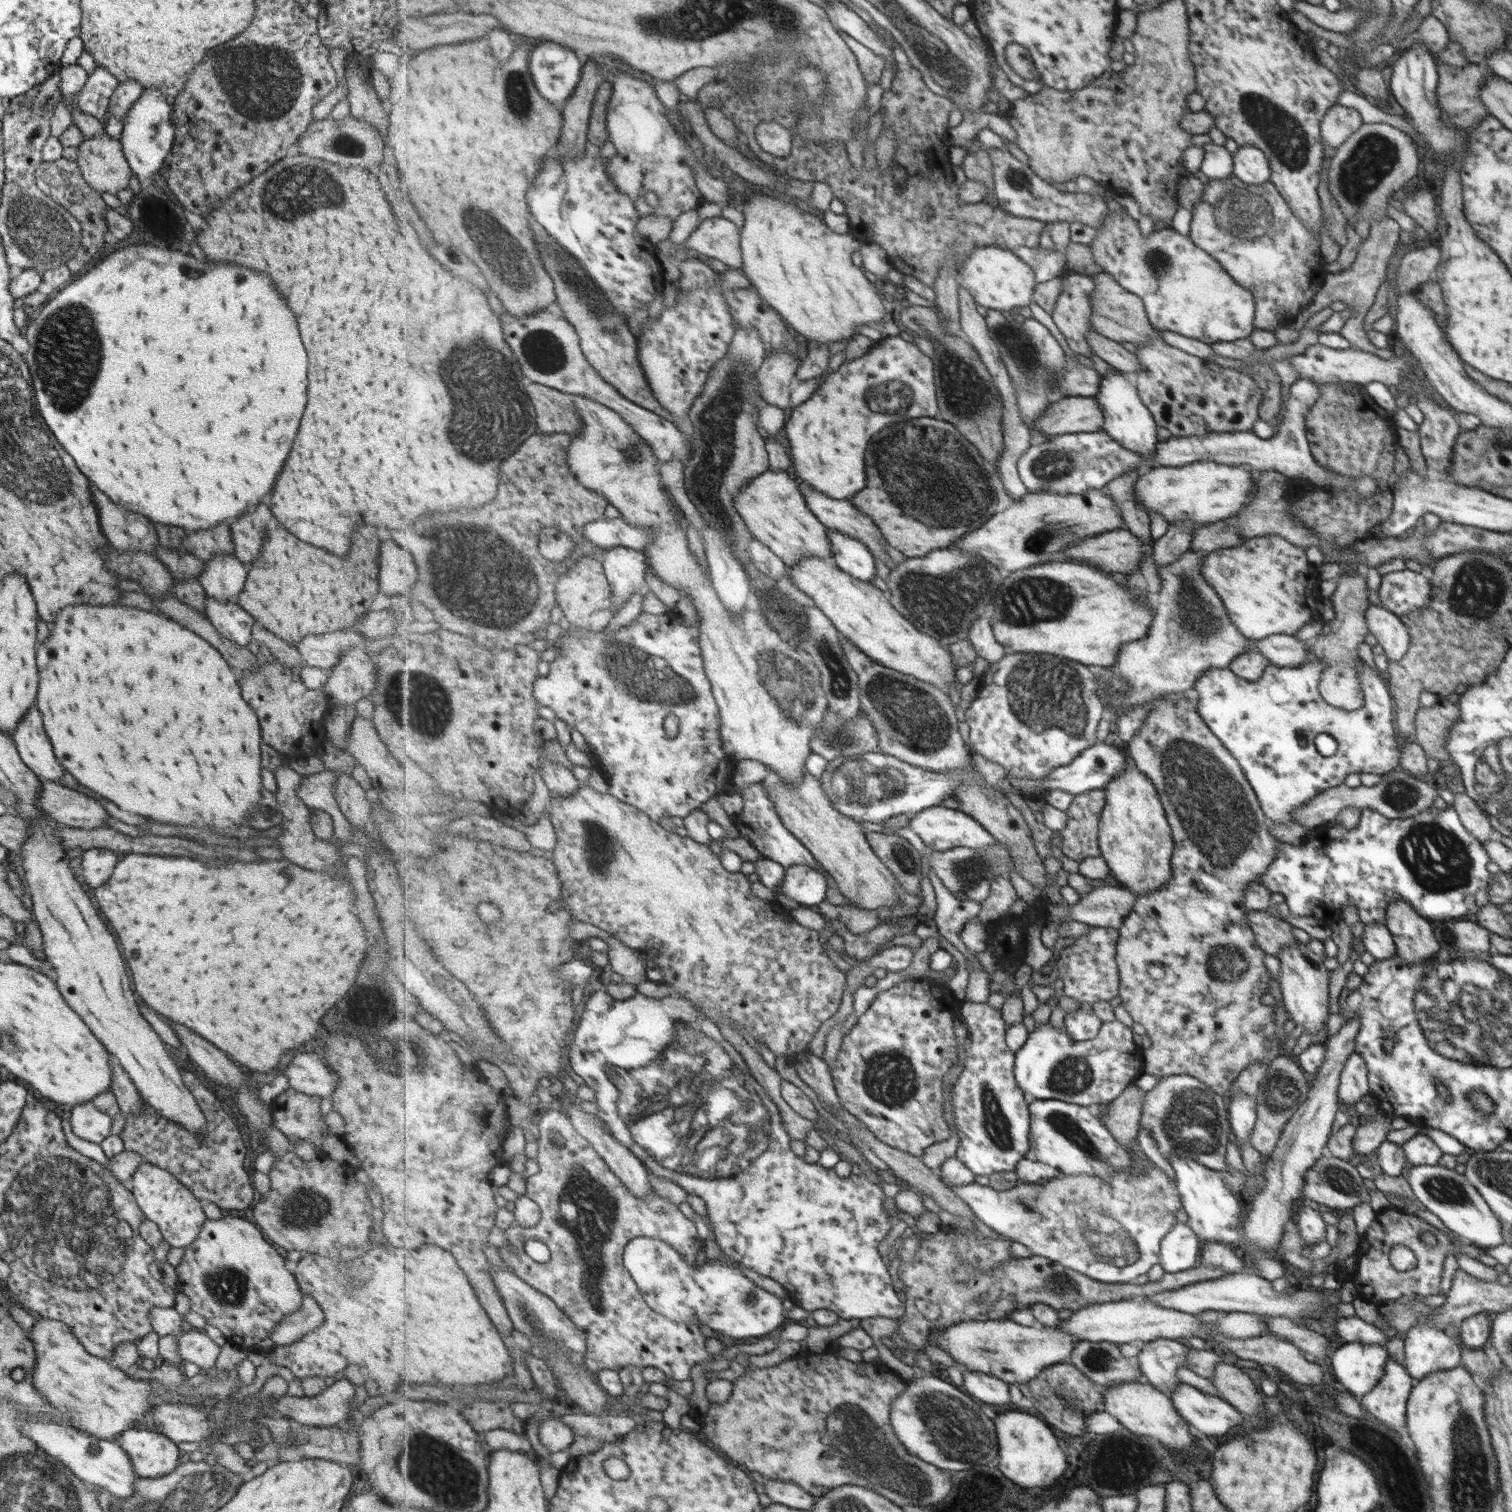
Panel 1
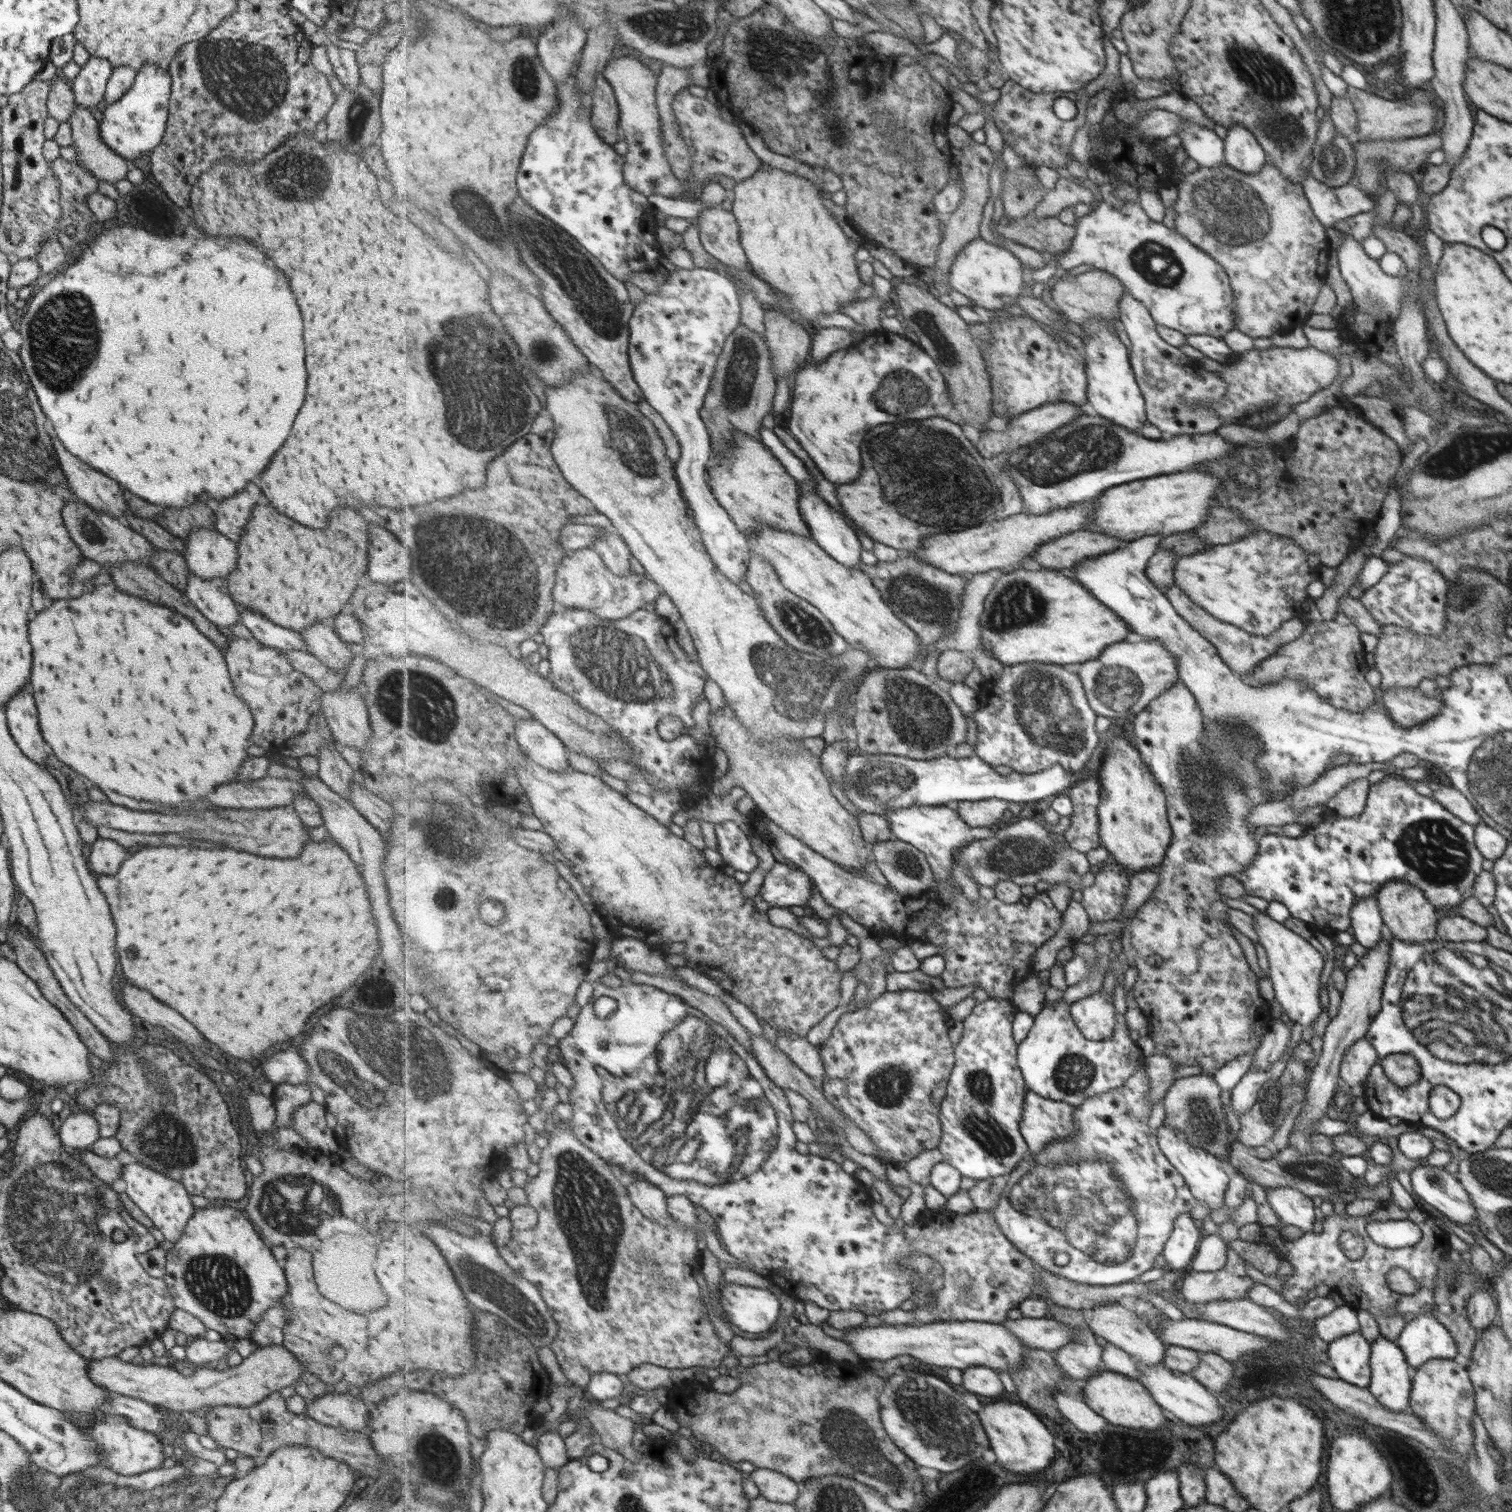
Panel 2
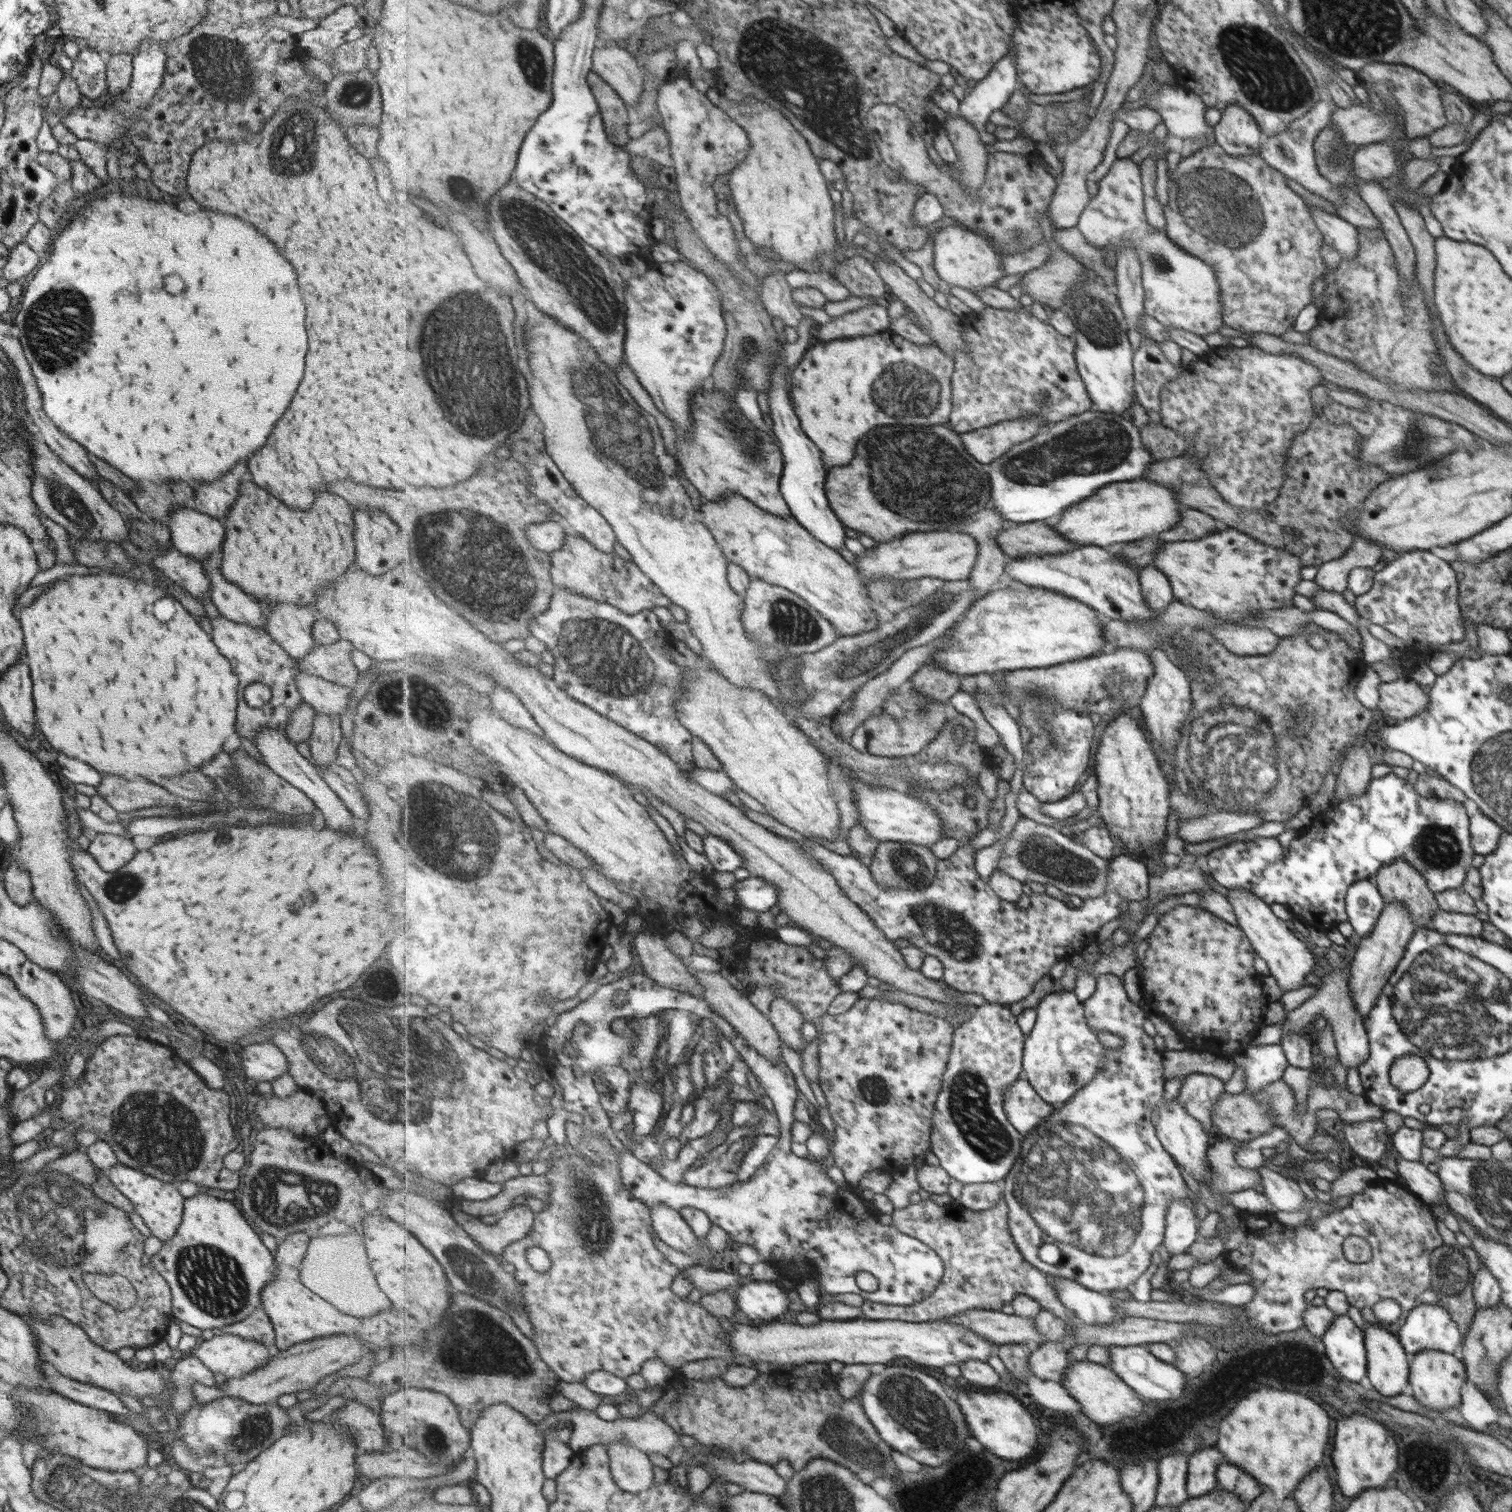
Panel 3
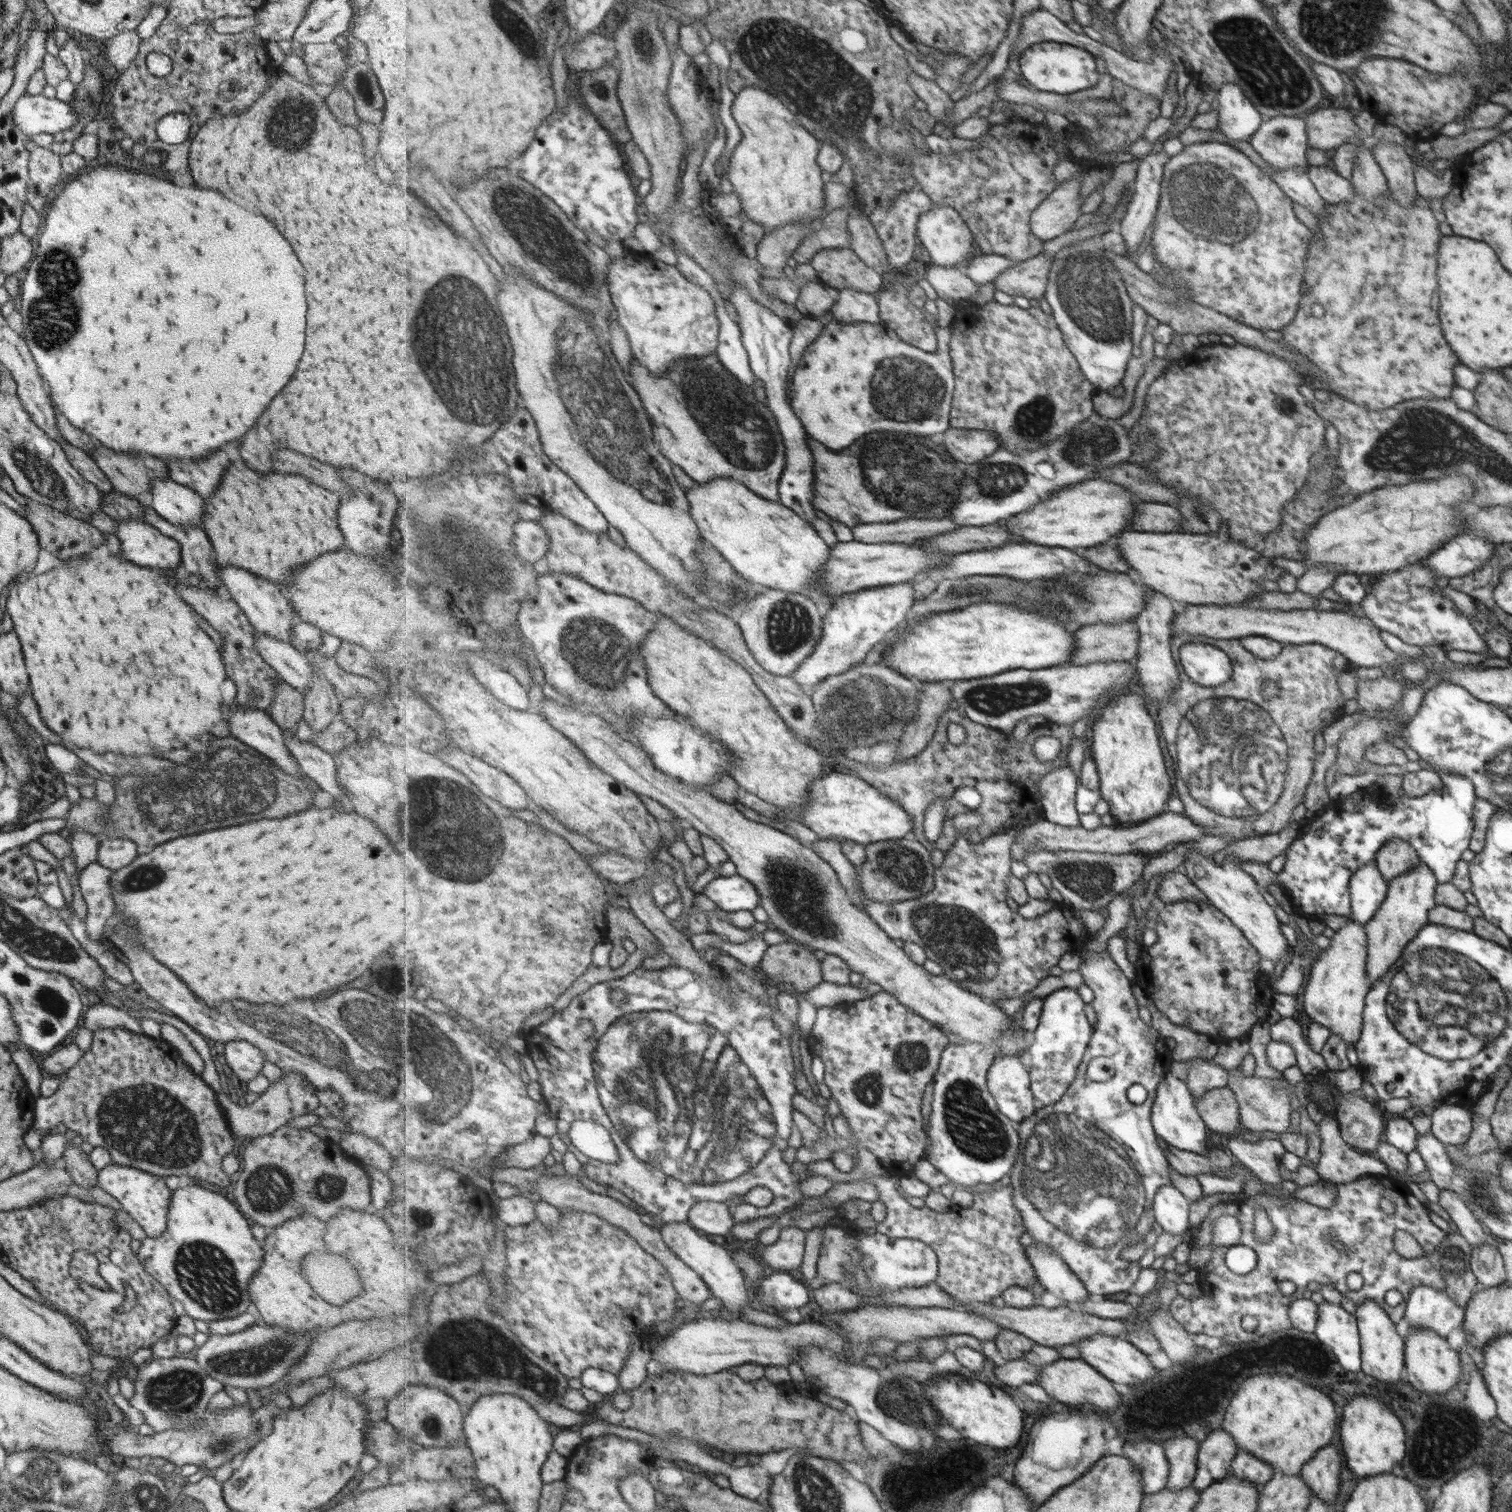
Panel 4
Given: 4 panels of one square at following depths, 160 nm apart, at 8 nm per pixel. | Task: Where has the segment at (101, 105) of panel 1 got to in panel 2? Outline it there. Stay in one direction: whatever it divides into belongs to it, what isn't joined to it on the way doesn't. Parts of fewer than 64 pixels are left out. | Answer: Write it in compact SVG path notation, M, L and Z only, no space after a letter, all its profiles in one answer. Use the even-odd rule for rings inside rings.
M90 57L80 66L77 75L69 82L75 104L89 110L101 102L111 69L109 62L95 57Z

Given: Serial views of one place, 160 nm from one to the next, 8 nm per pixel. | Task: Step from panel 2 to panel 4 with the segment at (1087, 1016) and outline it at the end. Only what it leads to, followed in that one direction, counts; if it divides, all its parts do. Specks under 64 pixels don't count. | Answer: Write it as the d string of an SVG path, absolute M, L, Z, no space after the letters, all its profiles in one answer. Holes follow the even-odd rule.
M1106 951L1085 953L1080 957L1080 963L1078 965L1078 971L1083 979L1083 985L1087 986L1093 994L1091 1000L1091 1008L1095 1013L1095 1028L1092 1037L1088 1042L1088 1048L1084 1054L1083 1062L1077 1070L1077 1074L1073 1081L1067 1086L1064 1097L1055 1104L1049 1104L1042 1106L1033 1114L1029 1116L1024 1122L1016 1125L1017 1132L1019 1132L1019 1154L1020 1156L1015 1162L1011 1173L1011 1184L1014 1186L1014 1202L1017 1208L1021 1211L1024 1218L1024 1225L1026 1231L1030 1232L1033 1238L1033 1242L1045 1243L1051 1245L1054 1248L1055 1253L1059 1253L1065 1259L1067 1269L1071 1270L1075 1277L1077 1277L1081 1284L1085 1287L1085 1290L1091 1297L1101 1298L1106 1294L1115 1294L1115 1292L1123 1292L1128 1288L1131 1288L1135 1279L1138 1277L1141 1267L1137 1261L1127 1261L1119 1258L1119 1252L1124 1247L1128 1247L1130 1244L1136 1244L1137 1234L1145 1235L1149 1232L1149 1226L1153 1222L1153 1216L1151 1216L1151 1200L1155 1200L1155 1194L1157 1190L1160 1190L1165 1185L1171 1185L1171 1172L1170 1176L1167 1176L1167 1158L1165 1154L1161 1154L1159 1146L1157 1146L1157 1138L1153 1134L1153 1128L1149 1124L1149 1106L1153 1102L1156 1086L1161 1077L1163 1076L1163 1062L1167 1060L1169 1062L1170 1050L1165 1048L1163 1040L1159 1038L1159 1034L1145 1026L1141 1020L1139 1020L1139 1014L1137 1014L1137 1002L1131 994L1131 988L1129 988L1129 982L1125 978L1125 974L1120 967L1112 961L1112 958ZM1093 1058L1111 1059L1111 1066L1113 1066L1113 1074L1111 1077L1103 1082L1095 1082L1087 1078L1085 1073L1086 1067ZM1131 1084L1141 1084L1146 1090L1146 1098L1141 1104L1131 1104L1127 1097L1125 1097L1125 1090L1131 1086Z

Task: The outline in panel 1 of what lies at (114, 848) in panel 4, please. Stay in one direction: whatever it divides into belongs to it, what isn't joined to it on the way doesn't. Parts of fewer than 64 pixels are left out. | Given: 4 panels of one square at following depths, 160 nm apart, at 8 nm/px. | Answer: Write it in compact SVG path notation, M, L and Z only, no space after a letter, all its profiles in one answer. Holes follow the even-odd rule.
M90 848L83 851L81 856L81 876L83 882L90 888L101 886L113 872L113 866L117 864L117 856L106 848Z

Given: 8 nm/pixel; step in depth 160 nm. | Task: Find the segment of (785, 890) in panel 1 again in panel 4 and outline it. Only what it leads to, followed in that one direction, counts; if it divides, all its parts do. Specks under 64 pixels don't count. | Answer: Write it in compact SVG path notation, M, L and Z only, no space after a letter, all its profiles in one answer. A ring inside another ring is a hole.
M739 874L712 880L703 892L724 911L755 910L761 906L760 891Z

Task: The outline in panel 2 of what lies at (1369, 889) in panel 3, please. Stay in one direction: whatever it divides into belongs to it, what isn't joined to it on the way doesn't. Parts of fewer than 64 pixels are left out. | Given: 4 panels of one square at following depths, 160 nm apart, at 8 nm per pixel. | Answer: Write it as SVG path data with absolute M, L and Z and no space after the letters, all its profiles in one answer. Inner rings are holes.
M1376 897L1359 899L1351 904L1349 925L1353 929L1352 937L1355 942L1365 949L1380 944L1385 927Z

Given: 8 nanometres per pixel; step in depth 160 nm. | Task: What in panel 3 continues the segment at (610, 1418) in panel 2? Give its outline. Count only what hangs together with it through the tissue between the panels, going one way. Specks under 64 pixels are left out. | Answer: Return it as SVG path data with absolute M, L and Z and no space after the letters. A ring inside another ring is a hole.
M625 1438L608 1445L613 1479L623 1491L639 1494L649 1490L655 1480L650 1455Z

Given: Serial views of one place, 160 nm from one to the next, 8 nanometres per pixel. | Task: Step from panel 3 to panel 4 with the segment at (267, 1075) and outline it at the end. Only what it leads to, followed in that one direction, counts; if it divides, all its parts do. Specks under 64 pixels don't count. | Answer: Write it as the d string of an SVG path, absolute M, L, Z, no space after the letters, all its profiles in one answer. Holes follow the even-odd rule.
M227 1041L223 1046L223 1061L227 1073L238 1080L251 1080L261 1074L265 1057L247 1041Z

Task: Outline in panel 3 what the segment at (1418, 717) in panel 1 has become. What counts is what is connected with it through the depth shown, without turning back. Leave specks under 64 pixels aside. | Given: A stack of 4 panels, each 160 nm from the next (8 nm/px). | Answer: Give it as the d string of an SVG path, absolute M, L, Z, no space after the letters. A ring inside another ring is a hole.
M1399 678L1377 685L1378 708L1388 720L1405 720L1427 706L1427 695L1411 678Z

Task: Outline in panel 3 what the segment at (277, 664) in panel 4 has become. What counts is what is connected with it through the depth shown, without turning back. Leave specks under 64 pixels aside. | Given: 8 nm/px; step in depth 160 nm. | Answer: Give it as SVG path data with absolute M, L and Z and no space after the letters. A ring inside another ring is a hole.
M295 659L295 665L298 673L295 675L294 683L302 700L315 713L335 715L339 719L347 706L347 697L349 697L348 693L351 692L351 688L347 689L307 674L302 670L297 659Z

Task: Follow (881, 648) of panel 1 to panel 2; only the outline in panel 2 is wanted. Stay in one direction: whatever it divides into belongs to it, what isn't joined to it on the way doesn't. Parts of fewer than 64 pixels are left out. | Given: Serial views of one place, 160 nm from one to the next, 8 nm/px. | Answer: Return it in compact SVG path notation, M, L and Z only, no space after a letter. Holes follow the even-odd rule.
M765 526L765 530L748 536L748 540L752 555L760 554L775 566L781 583L819 608L851 648L869 652L877 658L880 667L887 669L910 668L912 662L921 658L920 637L893 612L867 574L833 559L812 538L793 532Z

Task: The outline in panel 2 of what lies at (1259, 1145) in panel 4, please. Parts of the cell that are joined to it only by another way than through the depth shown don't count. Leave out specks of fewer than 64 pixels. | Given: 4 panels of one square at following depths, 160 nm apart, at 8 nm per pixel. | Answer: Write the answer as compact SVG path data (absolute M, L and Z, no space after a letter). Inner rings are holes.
M1286 1186L1266 1188L1265 1193L1280 1224L1291 1224L1303 1232L1311 1231L1315 1216L1311 1198Z

